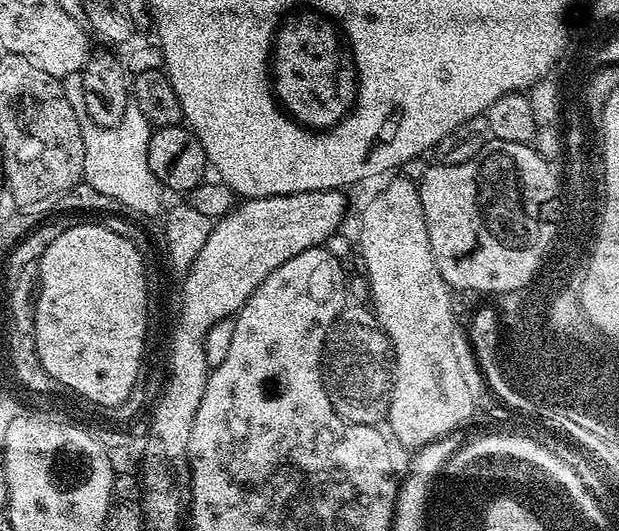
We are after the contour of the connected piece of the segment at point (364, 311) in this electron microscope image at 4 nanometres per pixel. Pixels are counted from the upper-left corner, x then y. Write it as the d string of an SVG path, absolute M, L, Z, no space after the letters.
M345 307L338 314L338 318L328 329L328 337L324 339L324 359L322 361L324 386L328 390L328 397L334 410L348 424L379 425L388 414L388 399L392 393L392 374L394 371L394 357L392 341L388 339L384 328L376 320L376 314L371 307Z

